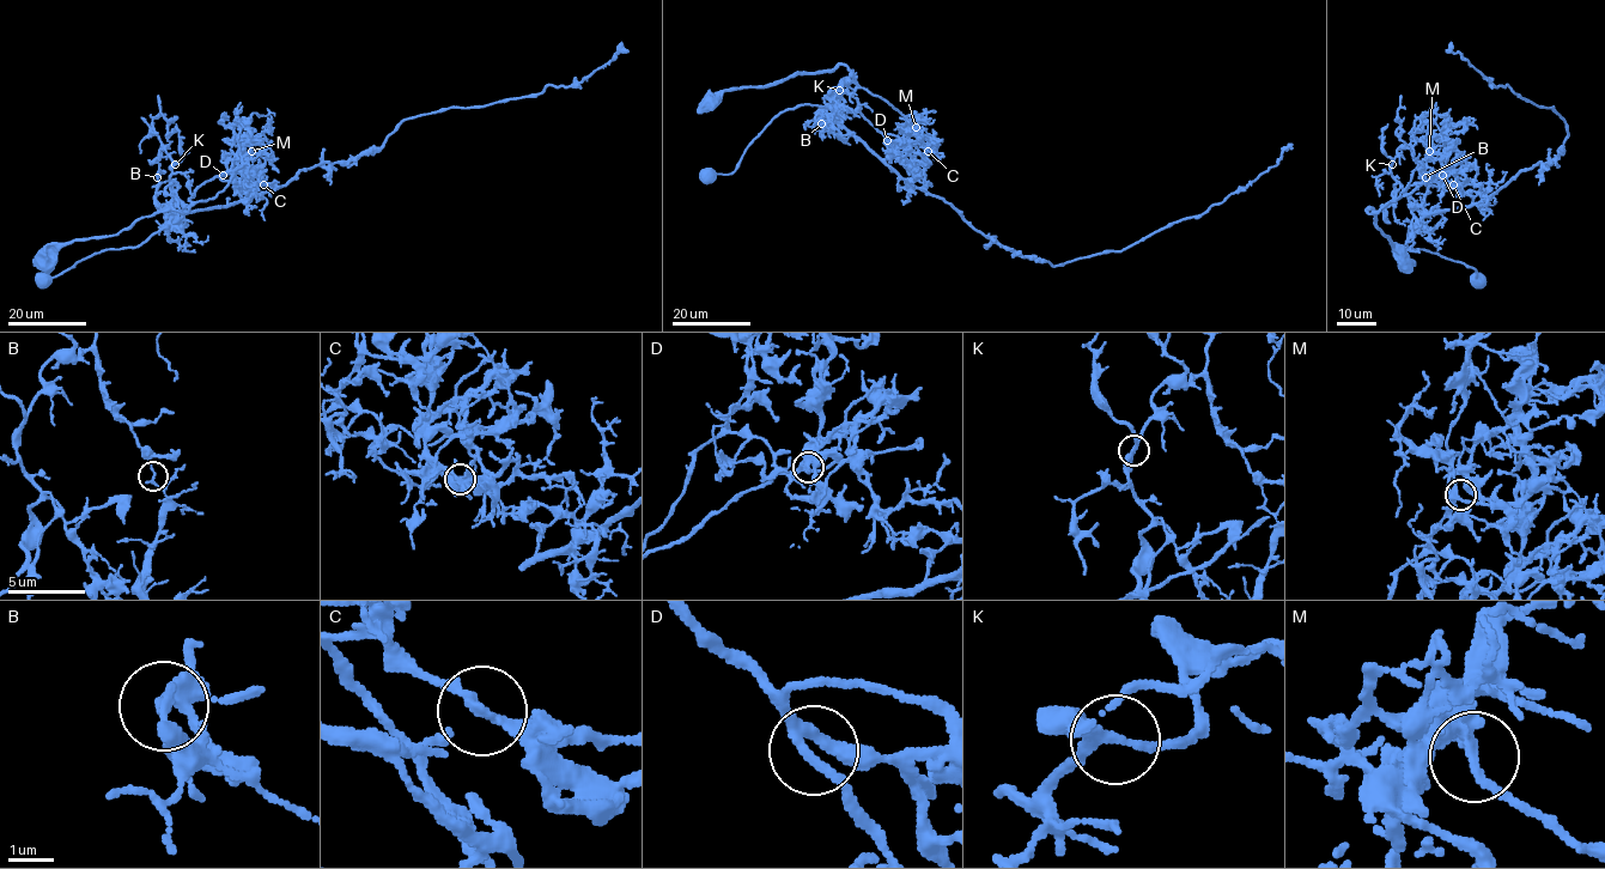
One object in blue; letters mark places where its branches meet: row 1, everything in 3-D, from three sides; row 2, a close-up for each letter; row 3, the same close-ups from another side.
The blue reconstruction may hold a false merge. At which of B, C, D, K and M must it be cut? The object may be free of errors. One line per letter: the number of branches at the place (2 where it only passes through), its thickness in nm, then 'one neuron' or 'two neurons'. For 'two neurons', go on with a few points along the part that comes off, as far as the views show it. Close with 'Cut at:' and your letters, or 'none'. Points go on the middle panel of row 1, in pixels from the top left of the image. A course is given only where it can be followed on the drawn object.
B: 2 | 160 nm | two neurons | (821, 123), (839, 121), (988, 237), (1053, 266), (1122, 251), (1199, 217), (1276, 165), (1293, 144)
C: 2 | 260 nm | one neuron
D: 3 | 220 nm | one neuron
K: 3 | 240 nm | one neuron
M: 3 | 200 nm | one neuron
Cut at: B

